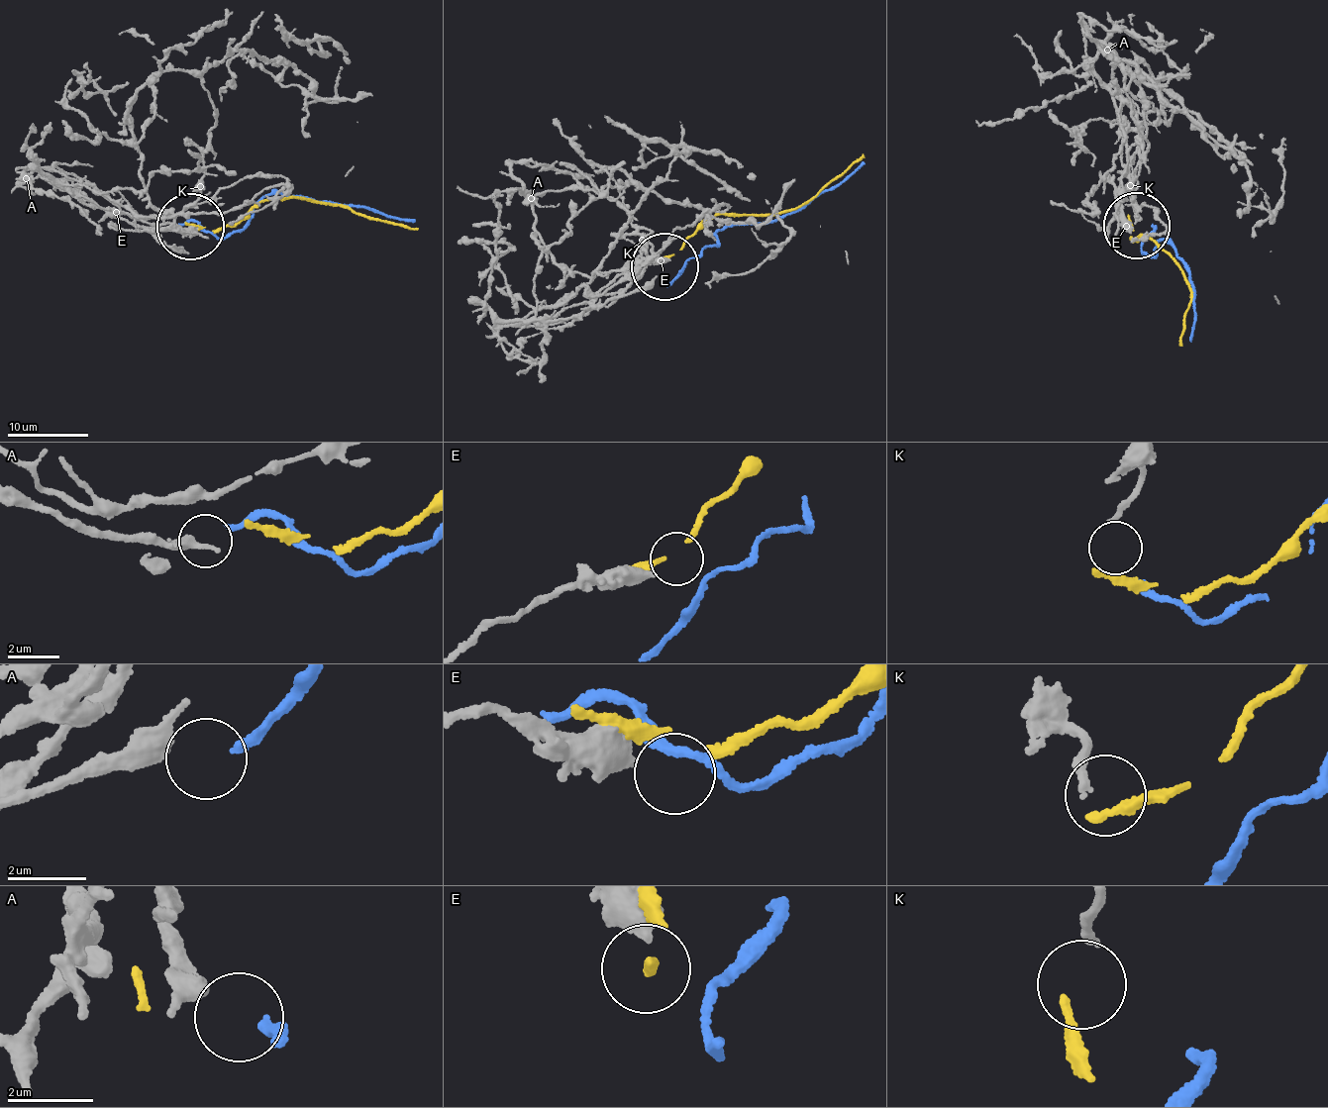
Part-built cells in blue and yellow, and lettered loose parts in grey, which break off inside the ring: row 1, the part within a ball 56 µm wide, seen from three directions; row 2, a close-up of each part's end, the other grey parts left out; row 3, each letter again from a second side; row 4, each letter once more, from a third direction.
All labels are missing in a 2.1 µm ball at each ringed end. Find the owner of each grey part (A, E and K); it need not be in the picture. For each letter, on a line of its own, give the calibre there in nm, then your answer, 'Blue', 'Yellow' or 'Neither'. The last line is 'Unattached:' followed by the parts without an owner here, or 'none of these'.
A: Thickness 500 nm. Neither
E: Thickness 480 nm. Neither
K: Thickness 200 nm. Neither
Unattached: A, E, K

